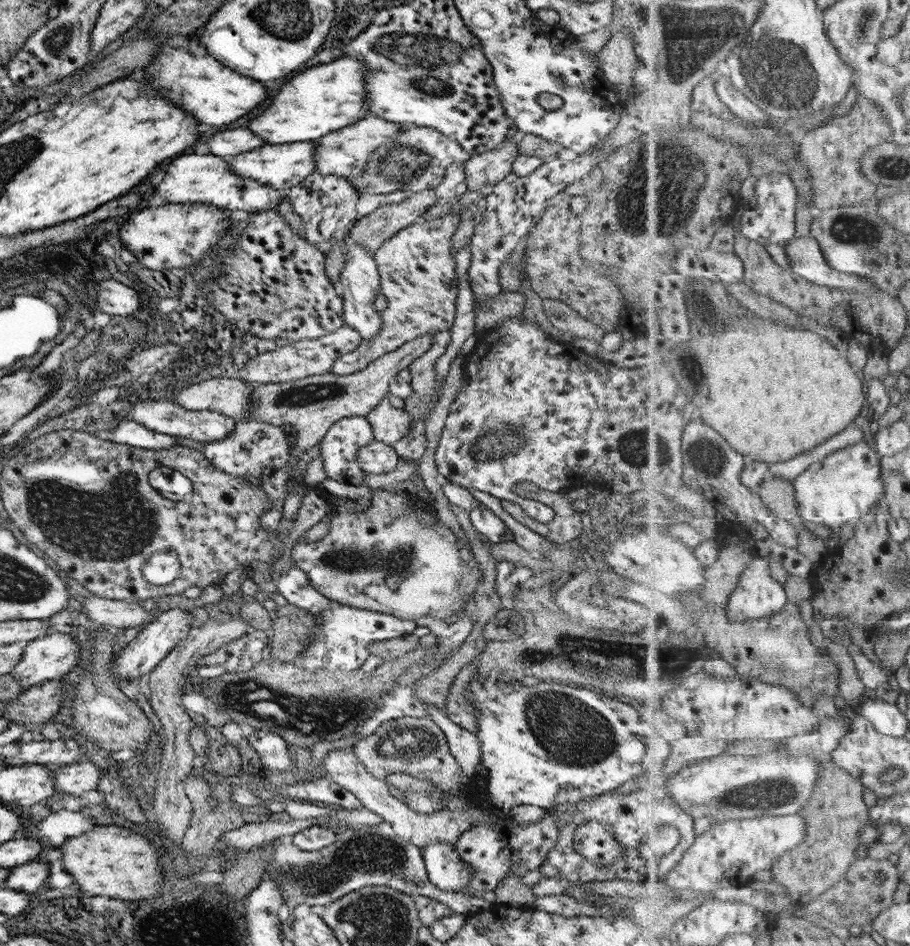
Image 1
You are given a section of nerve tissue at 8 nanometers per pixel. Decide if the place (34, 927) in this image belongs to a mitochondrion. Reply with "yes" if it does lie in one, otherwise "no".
no

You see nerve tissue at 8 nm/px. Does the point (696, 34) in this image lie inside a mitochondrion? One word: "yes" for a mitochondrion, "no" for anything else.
yes

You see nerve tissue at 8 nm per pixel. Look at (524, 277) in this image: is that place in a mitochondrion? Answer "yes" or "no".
no

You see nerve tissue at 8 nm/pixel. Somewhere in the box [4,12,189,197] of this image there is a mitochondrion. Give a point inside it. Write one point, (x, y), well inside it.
(56, 43)

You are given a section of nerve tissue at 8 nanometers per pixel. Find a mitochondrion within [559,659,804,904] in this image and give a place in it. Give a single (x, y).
(777, 713)

